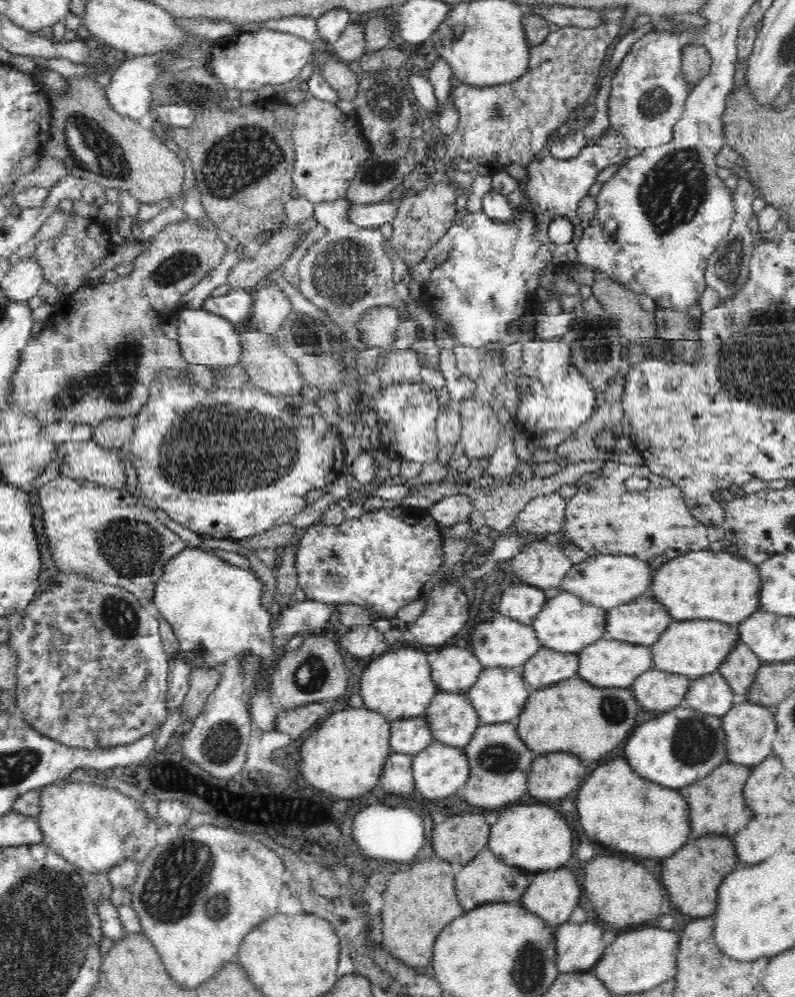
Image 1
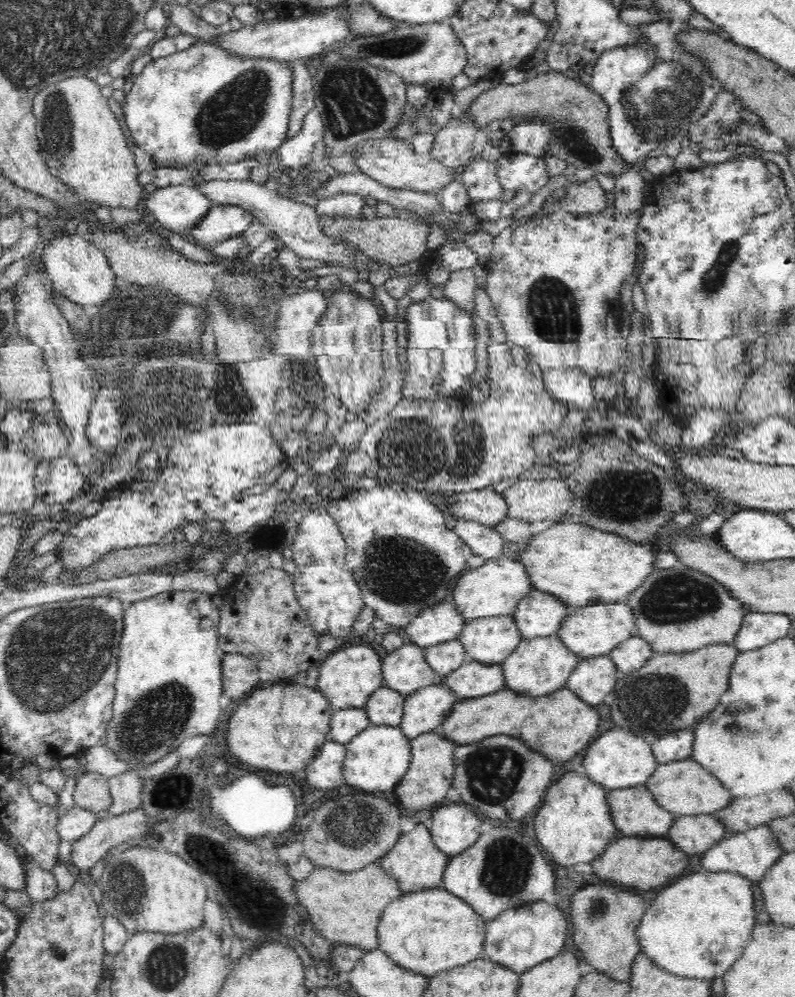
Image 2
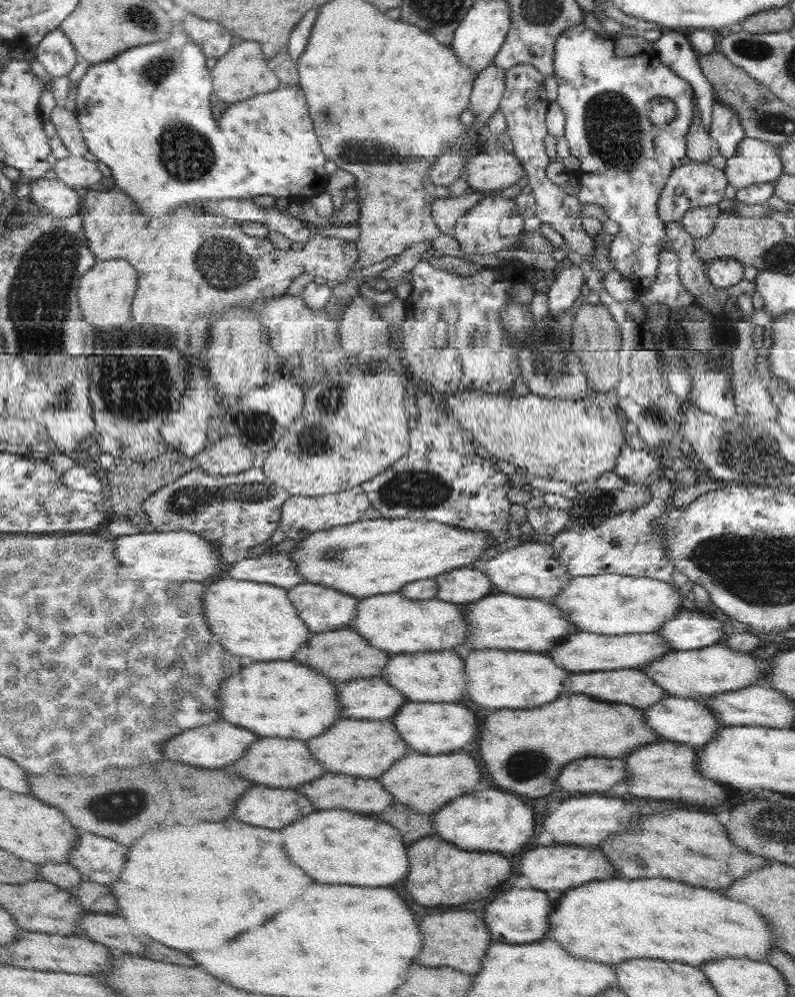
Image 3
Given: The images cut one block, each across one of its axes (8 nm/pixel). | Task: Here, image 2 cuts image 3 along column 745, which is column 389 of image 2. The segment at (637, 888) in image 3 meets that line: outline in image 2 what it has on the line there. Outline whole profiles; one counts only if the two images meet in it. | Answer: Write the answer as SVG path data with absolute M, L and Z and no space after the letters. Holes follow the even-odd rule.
M442 886L422 889L420 892L403 893L398 900L390 902L386 908L383 908L377 926L379 949L407 971L433 977L439 972L462 966L482 956L483 940L486 934L485 923L469 904L451 895Z

